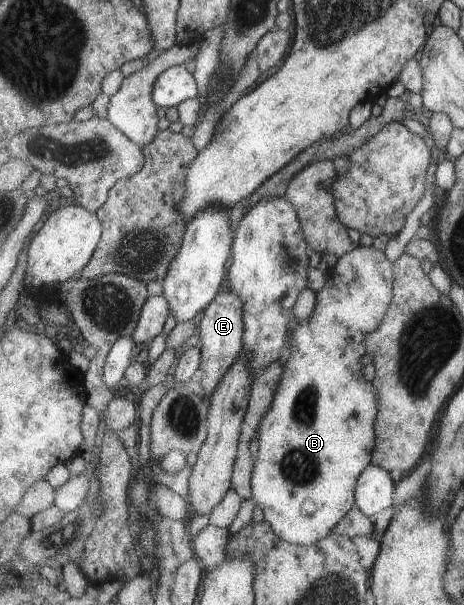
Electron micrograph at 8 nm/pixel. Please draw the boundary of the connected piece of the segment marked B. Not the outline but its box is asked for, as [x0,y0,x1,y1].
[252,246,396,546]

